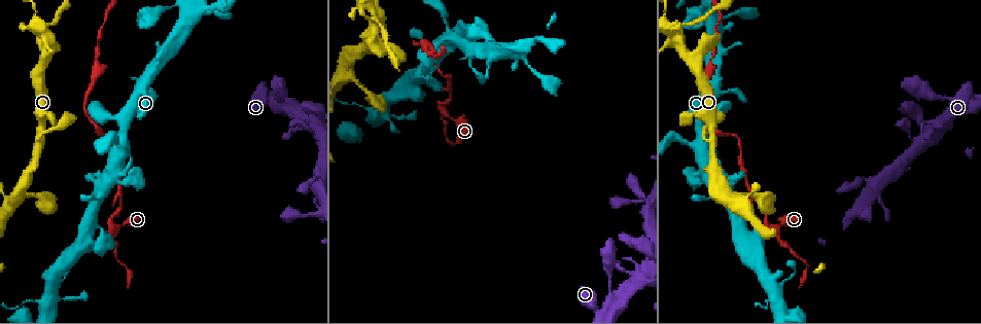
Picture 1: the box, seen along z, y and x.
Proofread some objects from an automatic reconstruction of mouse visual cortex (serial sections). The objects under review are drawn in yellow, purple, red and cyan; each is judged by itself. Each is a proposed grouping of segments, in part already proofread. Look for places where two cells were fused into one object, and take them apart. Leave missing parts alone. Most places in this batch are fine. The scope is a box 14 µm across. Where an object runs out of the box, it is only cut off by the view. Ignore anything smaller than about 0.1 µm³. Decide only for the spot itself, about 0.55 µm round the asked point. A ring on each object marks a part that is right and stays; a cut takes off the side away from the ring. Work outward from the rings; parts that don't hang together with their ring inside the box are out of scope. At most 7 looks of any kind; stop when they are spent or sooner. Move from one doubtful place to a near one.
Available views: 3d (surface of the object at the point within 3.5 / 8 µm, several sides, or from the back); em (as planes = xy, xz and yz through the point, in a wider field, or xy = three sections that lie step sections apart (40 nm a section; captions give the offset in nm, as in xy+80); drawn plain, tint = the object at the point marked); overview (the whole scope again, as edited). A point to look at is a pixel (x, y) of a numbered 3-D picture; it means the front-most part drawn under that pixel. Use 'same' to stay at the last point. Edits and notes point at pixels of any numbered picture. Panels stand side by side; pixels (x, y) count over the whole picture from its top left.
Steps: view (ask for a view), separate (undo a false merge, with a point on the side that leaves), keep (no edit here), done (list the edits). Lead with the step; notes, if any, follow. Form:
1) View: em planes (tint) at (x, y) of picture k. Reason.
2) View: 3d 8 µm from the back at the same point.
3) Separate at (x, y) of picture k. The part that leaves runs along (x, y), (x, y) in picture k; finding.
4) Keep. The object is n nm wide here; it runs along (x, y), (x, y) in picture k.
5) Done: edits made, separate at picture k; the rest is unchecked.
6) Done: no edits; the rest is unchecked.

View: 3d 8 µm at (769, 225) of picture 1. Abrupt turn.

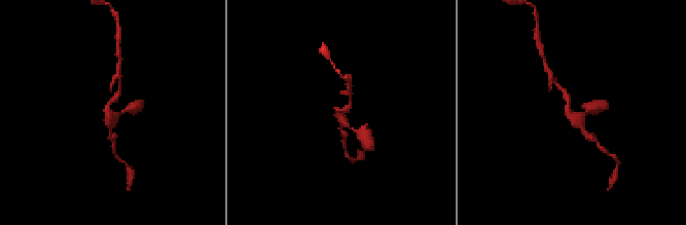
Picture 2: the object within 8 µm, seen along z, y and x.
View: 3d 3.5 µm at (109, 113) of picture 2. Closer look.

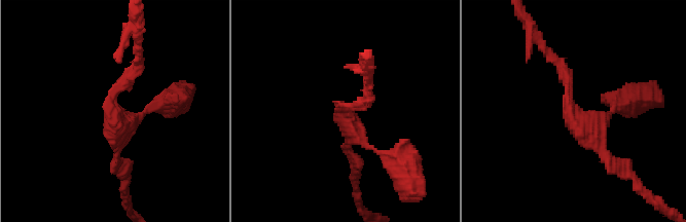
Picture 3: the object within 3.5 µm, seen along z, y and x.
View: em xy step 5 (tint) at (113, 119) of picture 3. Need the tissue.

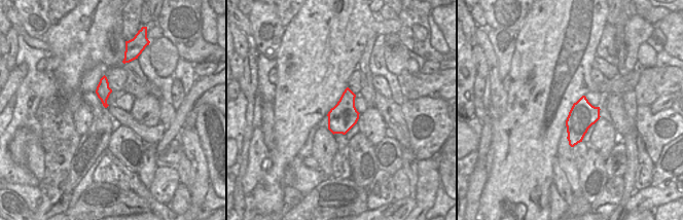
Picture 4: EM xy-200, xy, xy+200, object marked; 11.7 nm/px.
Keep. It runs along (618, 105), (579, 123), (557, 61) in picture 3; all the same cell.

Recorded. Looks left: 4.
View: 3d 3.5 µm at (474, 50) of picture 1. Abrupt turn.

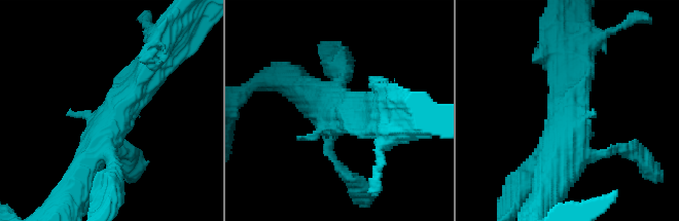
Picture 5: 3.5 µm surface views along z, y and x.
View: em xy step 1 (tint) at (566, 132) of picture 5.

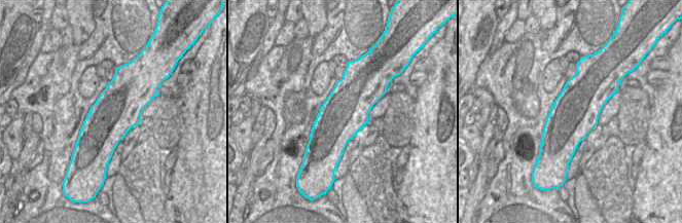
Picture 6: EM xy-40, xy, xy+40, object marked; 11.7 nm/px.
Keep. It runs along (525, 182), (569, 125), (572, 74) in picture 5; one cell here.

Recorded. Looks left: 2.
View: 3d 3.5 µm at (378, 12) of picture 1. Small branch off a trunk.

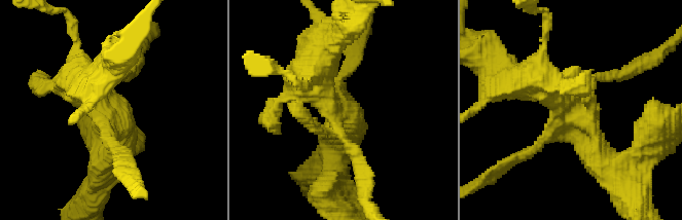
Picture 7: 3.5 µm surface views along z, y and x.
Keep. It runs along (604, 159), (540, 62) in picture 7; one cell here.

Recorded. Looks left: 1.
Done: no edits; the rest is unchecked.

